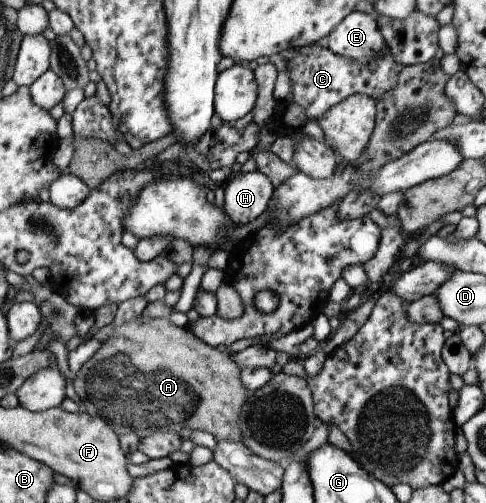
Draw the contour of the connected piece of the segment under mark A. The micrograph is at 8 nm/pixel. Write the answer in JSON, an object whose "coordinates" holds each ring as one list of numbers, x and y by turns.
{"coordinates":[[137,315,100,343,71,384,85,412,113,427,117,436,133,433,143,438,155,431,179,434,186,428,207,432,215,442,241,442,237,417,249,392,241,385,239,371,231,355,206,345,185,326,177,327,168,318,143,323]]}

